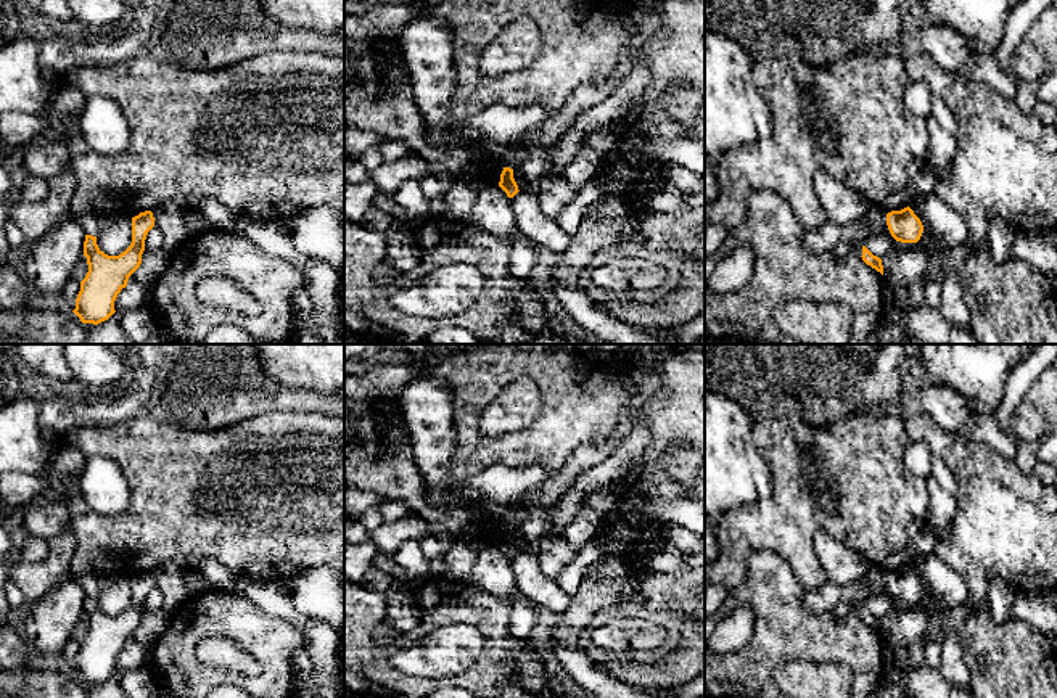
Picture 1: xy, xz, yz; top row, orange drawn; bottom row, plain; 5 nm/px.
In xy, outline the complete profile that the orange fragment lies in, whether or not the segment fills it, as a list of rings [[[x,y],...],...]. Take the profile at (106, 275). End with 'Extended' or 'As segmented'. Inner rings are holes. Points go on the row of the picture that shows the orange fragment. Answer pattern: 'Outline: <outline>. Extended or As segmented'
Outline: [[[151,211],[132,217],[132,243],[119,256],[105,254],[97,244],[97,236],[85,235],[84,256],[88,272],[80,281],[76,309],[72,310],[82,323],[98,325],[116,312],[114,301],[121,289],[127,286],[129,277],[140,267],[145,240],[153,227]]]. As segmented

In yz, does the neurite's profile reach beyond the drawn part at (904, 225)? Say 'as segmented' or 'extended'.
as segmented

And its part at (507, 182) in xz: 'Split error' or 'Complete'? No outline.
Complete

